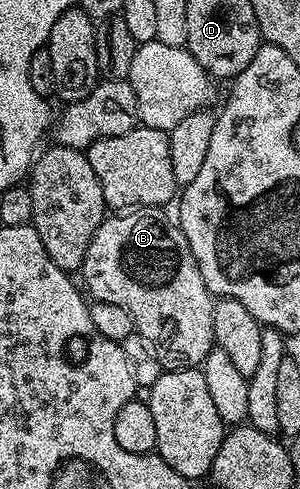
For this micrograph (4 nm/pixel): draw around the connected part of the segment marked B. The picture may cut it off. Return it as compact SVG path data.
M139 207L136 209L126 210L124 213L110 214L99 225L99 229L95 233L95 237L91 237L91 245L87 245L87 257L83 261L81 270L79 272L80 278L85 278L83 287L90 296L94 295L101 303L110 303L113 307L118 307L121 311L126 311L129 314L129 319L134 323L133 327L139 334L143 334L148 340L153 341L157 347L158 352L166 360L168 358L170 364L176 365L178 368L191 367L196 368L198 365L204 364L205 358L208 357L209 352L214 350L215 344L213 342L213 304L215 302L214 296L209 294L207 285L203 281L203 273L199 273L199 265L195 265L195 257L191 253L191 245L187 241L187 237L183 237L181 228L177 226L172 218L165 216L164 210L156 207Z

